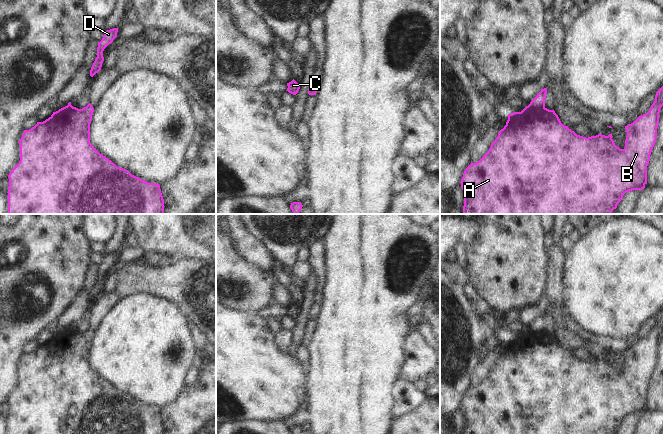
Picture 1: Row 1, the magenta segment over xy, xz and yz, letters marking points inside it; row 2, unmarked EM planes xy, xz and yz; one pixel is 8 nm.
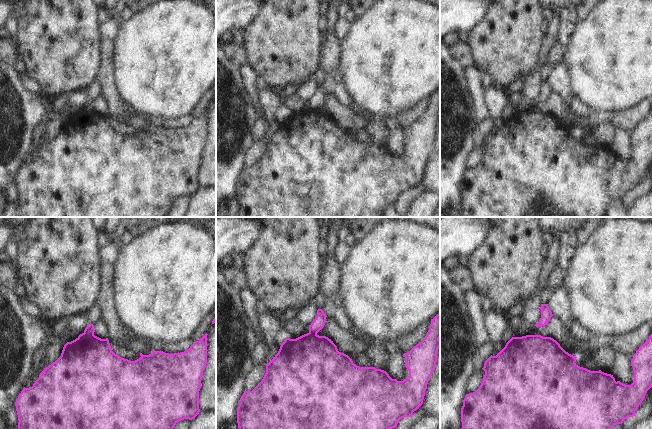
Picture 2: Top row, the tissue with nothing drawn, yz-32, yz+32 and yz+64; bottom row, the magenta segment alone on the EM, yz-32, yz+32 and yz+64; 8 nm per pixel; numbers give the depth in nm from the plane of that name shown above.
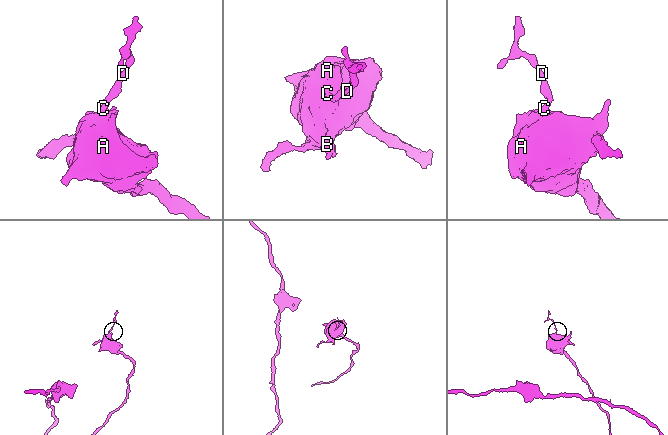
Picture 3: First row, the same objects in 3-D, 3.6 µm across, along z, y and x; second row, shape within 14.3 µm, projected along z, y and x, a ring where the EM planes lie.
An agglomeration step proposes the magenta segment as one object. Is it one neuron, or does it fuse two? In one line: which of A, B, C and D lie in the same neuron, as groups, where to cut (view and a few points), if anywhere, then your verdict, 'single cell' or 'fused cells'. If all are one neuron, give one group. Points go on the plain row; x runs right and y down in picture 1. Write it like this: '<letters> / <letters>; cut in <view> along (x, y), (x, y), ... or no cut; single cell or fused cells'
A B / C D; cut in yz along (529, 328), (534, 331), (544, 331); fused cells

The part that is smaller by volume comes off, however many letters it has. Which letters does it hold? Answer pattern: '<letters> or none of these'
C, D

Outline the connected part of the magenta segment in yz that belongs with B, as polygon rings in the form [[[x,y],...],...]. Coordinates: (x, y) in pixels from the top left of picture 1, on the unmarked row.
[[[663,310],[656,316],[655,325],[646,338],[639,340],[633,347],[625,350],[627,360],[625,372],[617,371],[612,363],[612,358],[608,360],[598,358],[591,361],[577,359],[574,355],[564,350],[554,334],[547,332],[534,332],[526,330],[521,336],[508,338],[508,344],[503,353],[498,357],[497,362],[491,368],[489,375],[476,387],[472,387],[465,393],[461,403],[461,412],[464,416],[463,434],[614,434],[623,423],[626,416],[632,414],[642,414],[647,408],[647,390],[650,379],[657,363],[657,352],[659,349],[659,337],[663,330]]]

